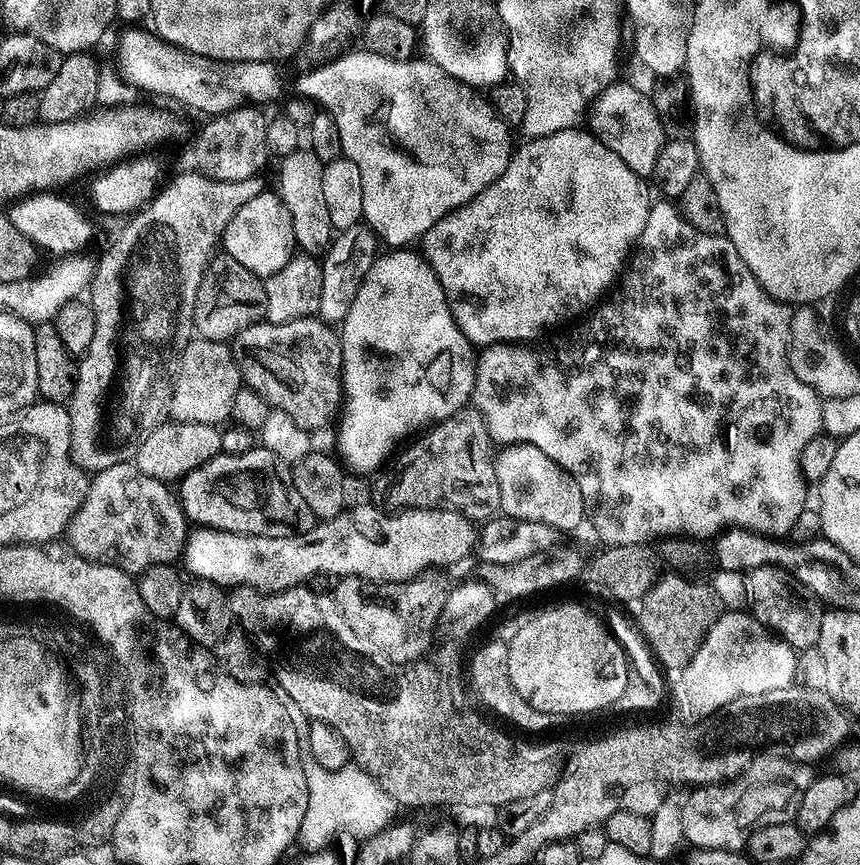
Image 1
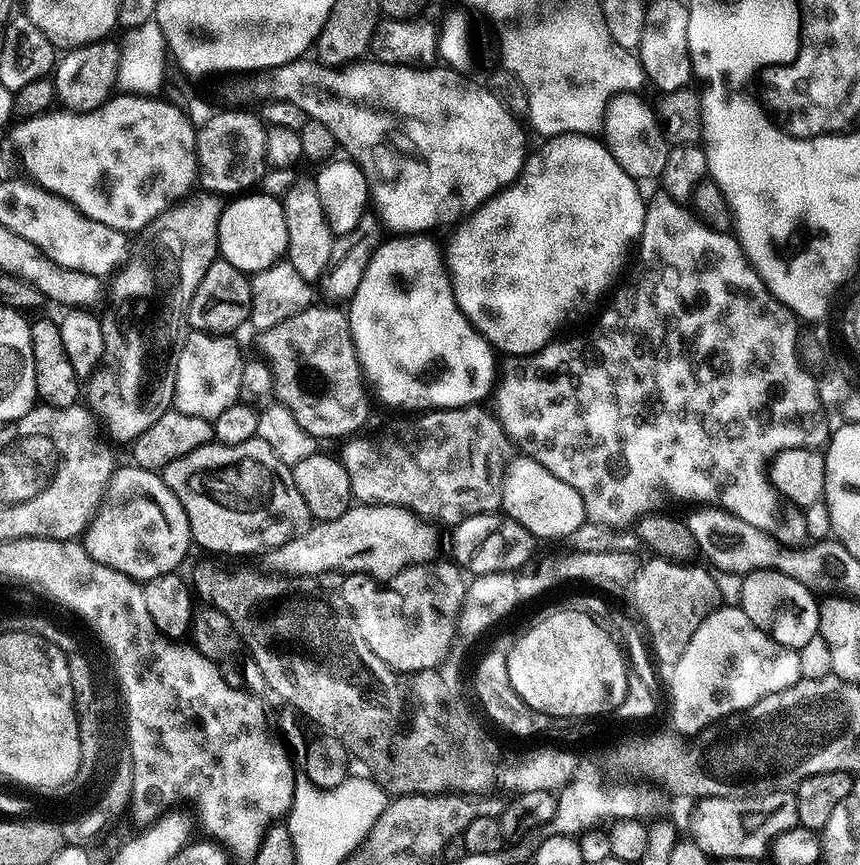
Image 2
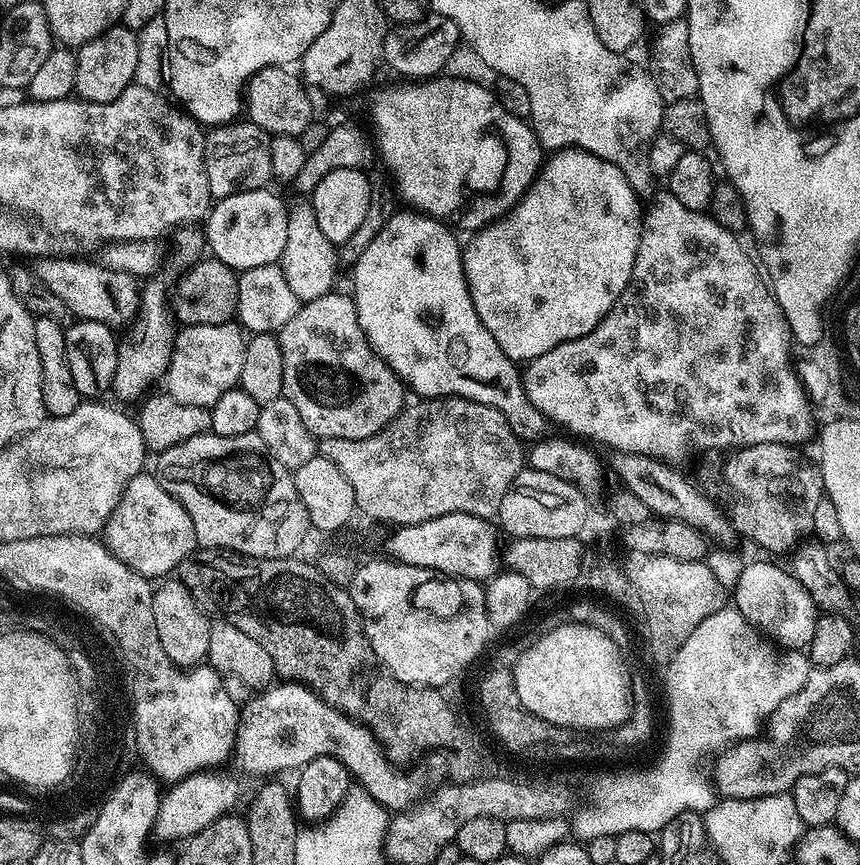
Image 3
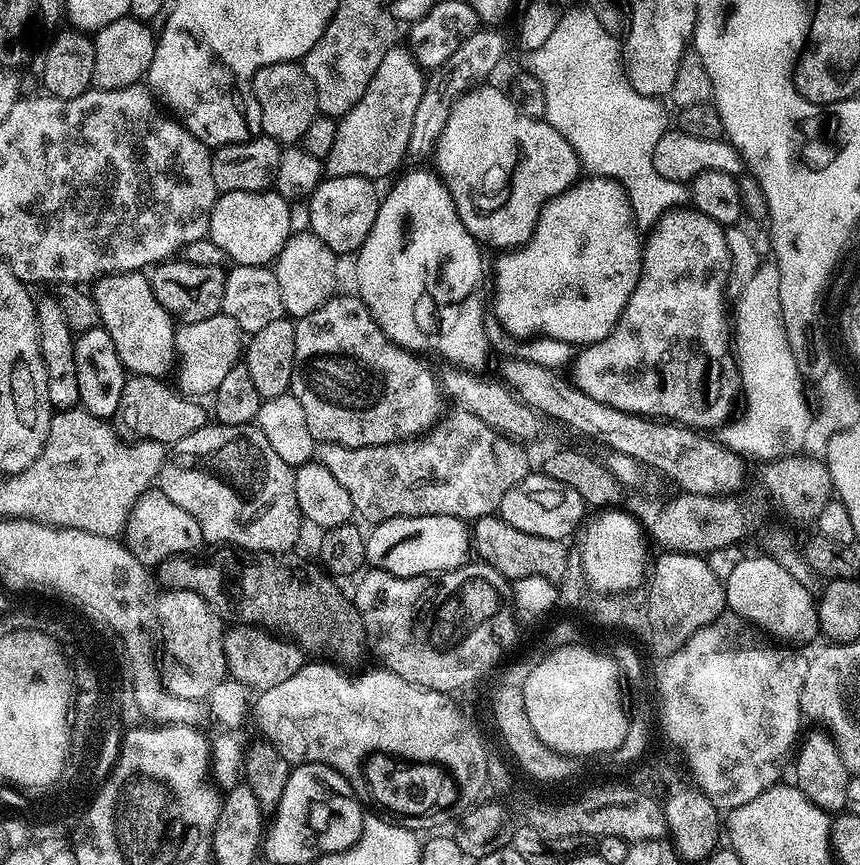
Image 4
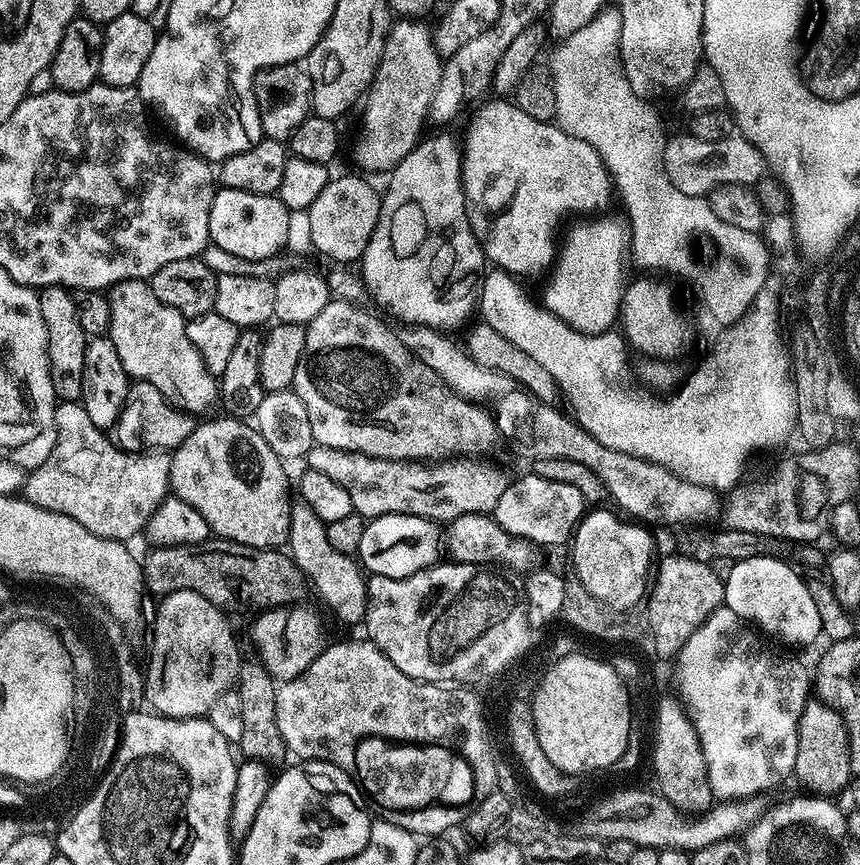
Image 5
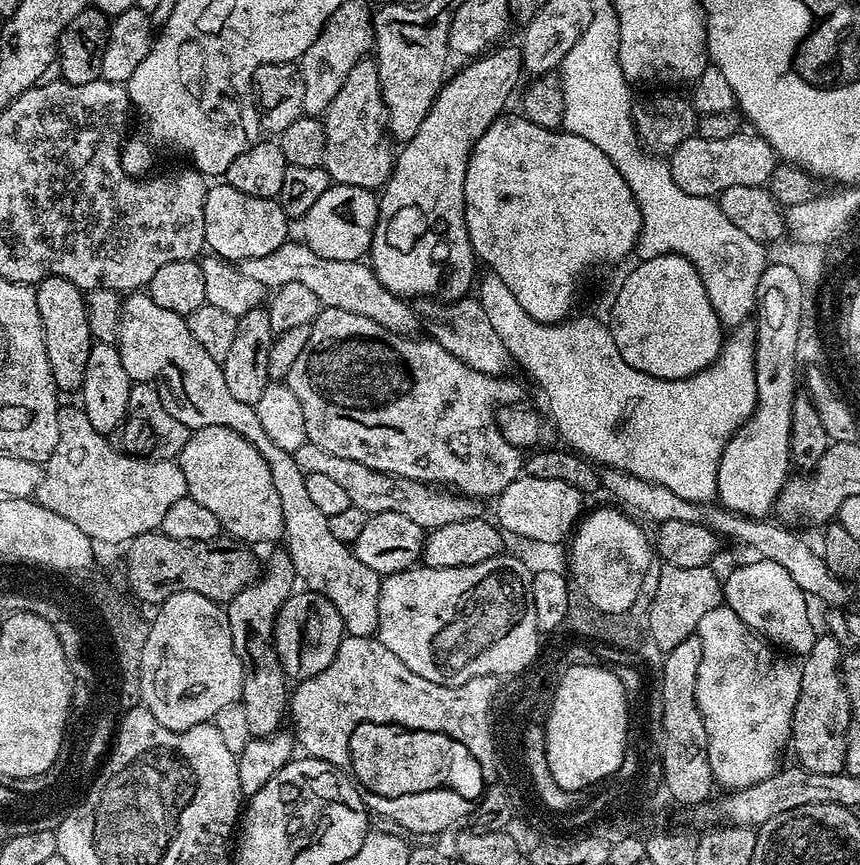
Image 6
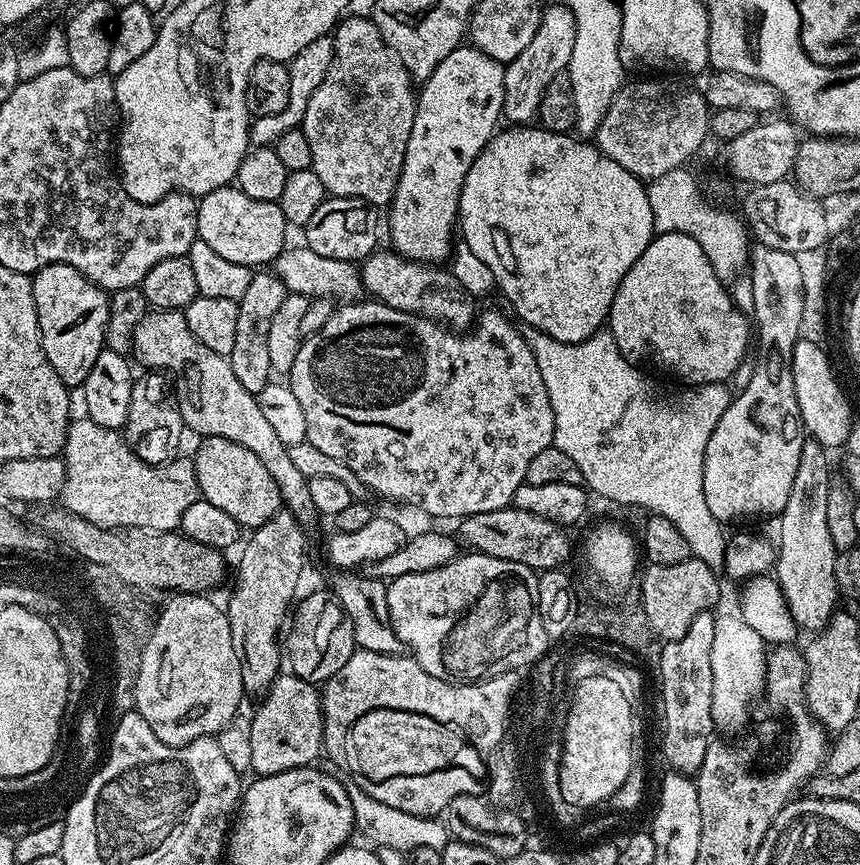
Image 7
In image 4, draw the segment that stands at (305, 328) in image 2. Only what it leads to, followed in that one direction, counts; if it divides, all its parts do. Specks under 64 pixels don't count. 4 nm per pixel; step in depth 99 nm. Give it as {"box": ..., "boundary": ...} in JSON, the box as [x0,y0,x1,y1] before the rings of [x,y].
{"box":[291,295,442,448],"boundary":[[[333,295],[314,314],[306,314],[295,321],[294,374],[291,393],[306,413],[306,426],[318,442],[341,444],[347,448],[392,444],[426,432],[442,414],[440,409],[441,385],[436,385],[432,372],[421,357],[400,348],[374,322],[370,310],[359,295]]]}

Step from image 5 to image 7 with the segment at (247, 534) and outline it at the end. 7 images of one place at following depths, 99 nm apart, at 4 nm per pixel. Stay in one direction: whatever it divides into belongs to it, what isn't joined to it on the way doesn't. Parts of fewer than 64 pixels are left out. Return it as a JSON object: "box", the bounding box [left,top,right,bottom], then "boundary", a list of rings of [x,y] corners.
{"box":[194,436,282,530],"boundary":[[[206,436],[199,443],[200,449],[197,450],[196,456],[194,455],[194,463],[200,496],[203,500],[211,502],[213,506],[218,506],[218,510],[226,510],[226,514],[230,514],[230,518],[234,518],[234,522],[238,522],[244,530],[251,530],[270,522],[270,518],[274,518],[274,514],[281,511],[282,501],[278,486],[274,478],[270,478],[266,466],[262,466],[258,454],[250,454],[246,446],[238,446],[238,442],[230,442],[226,438]]]}

